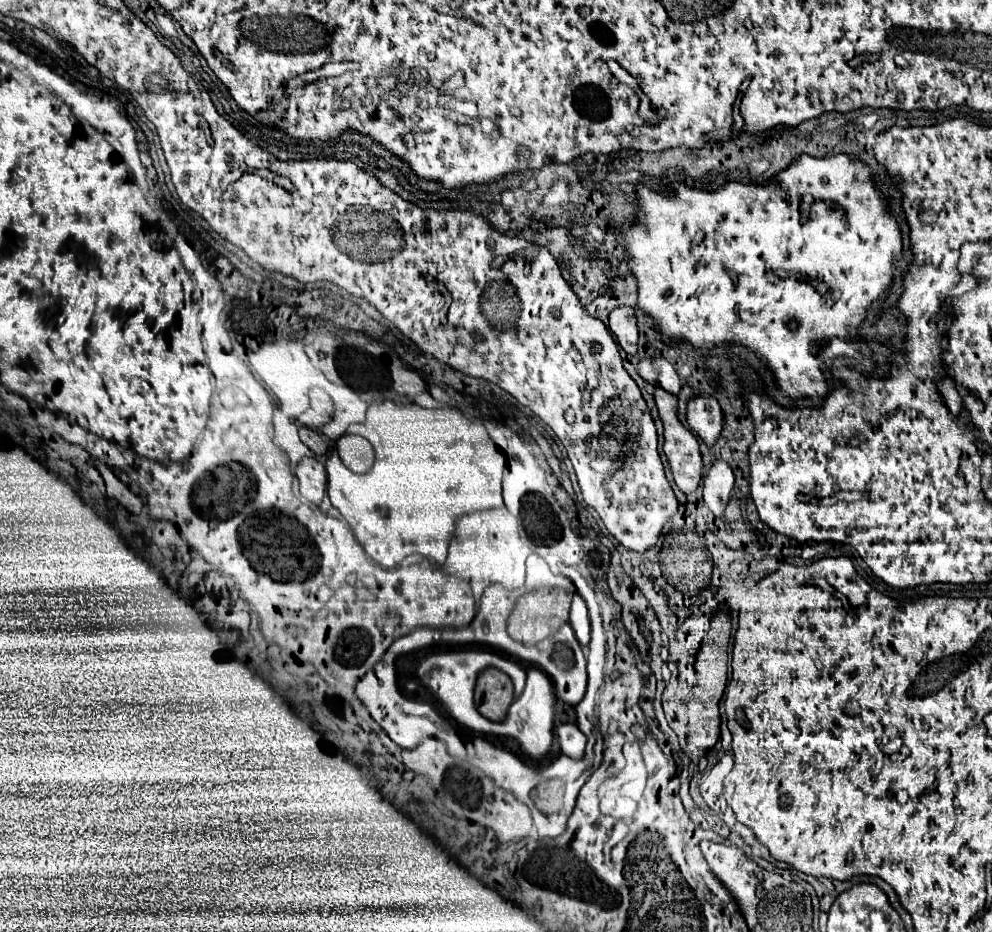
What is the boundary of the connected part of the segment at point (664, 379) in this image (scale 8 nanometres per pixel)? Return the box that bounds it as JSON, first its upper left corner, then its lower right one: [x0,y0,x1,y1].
[637,356,681,394]

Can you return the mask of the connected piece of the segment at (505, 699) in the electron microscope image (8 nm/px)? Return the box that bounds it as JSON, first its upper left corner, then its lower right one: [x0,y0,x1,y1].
[475,668,513,722]

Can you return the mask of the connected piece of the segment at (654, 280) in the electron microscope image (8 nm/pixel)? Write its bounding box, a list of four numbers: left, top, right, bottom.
[619,154,901,402]

